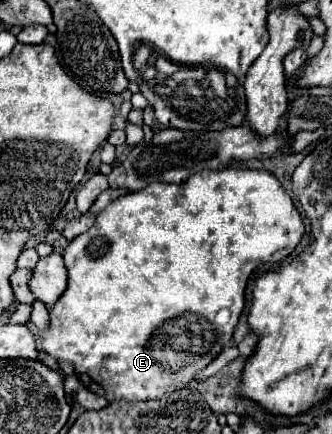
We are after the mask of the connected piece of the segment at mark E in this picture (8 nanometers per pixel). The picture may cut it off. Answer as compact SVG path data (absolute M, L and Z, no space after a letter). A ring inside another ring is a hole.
M215 170L215 172L199 172L193 174L191 180L179 184L149 184L147 188L139 192L129 192L125 196L119 196L113 200L95 220L93 228L85 234L77 236L69 242L69 246L63 252L65 268L69 274L67 290L63 296L53 304L49 310L49 326L45 330L39 330L39 344L41 348L51 354L57 360L71 362L75 366L75 374L81 380L81 384L101 394L107 402L115 400L127 400L127 402L141 402L141 400L155 400L159 396L171 394L179 388L189 386L189 382L195 378L197 372L201 372L207 364L211 364L221 350L231 342L233 330L241 318L241 312L245 308L245 288L251 272L265 262L279 262L287 258L295 246L299 244L305 228L301 222L299 212L295 210L291 198L285 194L281 184L265 170ZM227 308L231 312L231 318L227 324L217 324L215 316L219 310Z

